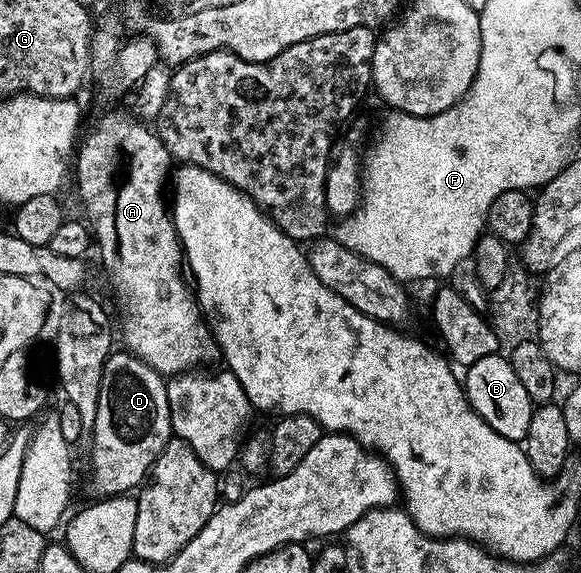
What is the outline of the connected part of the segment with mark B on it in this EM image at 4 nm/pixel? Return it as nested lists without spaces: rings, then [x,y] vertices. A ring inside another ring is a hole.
[[[501,354],[479,358],[479,362],[464,369],[463,387],[471,407],[487,426],[491,426],[491,430],[495,430],[495,434],[503,434],[503,438],[514,442],[524,441],[535,405],[531,398],[527,398],[527,390],[520,384],[509,359]]]

